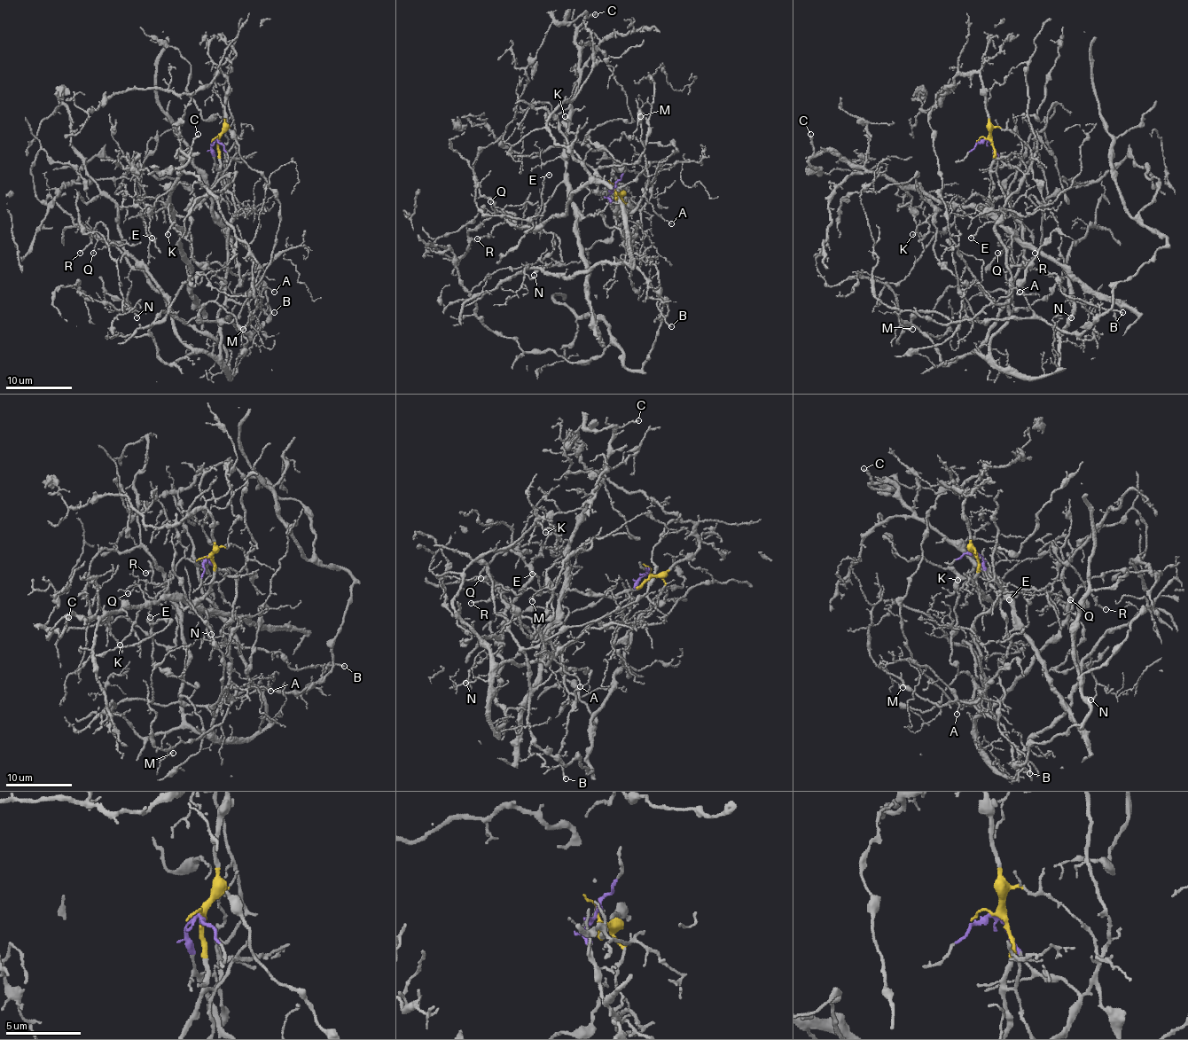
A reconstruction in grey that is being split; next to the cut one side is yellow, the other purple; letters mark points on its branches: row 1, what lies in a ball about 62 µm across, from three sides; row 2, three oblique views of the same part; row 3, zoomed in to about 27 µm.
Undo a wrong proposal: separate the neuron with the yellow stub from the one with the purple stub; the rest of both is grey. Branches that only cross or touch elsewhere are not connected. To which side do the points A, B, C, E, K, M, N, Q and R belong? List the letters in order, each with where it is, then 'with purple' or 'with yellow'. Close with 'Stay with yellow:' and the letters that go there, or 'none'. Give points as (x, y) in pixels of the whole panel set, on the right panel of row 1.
A: place (1019, 292); with purple
B: place (1122, 312); with yellow
C: place (810, 134); with yellow
E: place (971, 238); with yellow
K: place (912, 234); with yellow
M: place (912, 329); with purple
N: place (1071, 317); with purple
Q: place (997, 253); with purple
R: place (1035, 253); with purple
Stay with yellow: B, C, E, K

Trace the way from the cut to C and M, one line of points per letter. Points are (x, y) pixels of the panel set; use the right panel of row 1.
C: (985, 139), (993, 149), (985, 216), (901, 189), (832, 152), (813, 152), (809, 134)
M: (985, 139), (1023, 174), (995, 226), (1010, 296), (939, 324), (902, 311), (899, 321), (912, 329)

